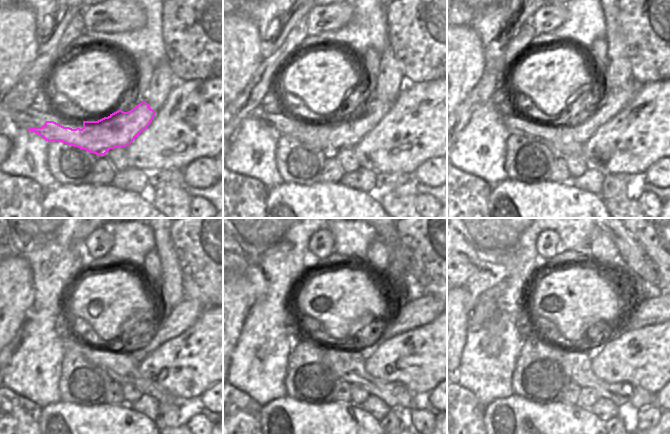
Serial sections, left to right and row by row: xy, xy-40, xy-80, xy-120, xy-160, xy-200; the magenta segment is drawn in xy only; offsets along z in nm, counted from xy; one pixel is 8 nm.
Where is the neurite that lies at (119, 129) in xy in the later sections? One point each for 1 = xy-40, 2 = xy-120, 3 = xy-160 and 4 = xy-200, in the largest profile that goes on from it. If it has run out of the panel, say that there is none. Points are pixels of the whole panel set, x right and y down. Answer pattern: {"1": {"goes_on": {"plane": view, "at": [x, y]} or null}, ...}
{"1": {"goes_on": {"plane": "xy-40", "at": [343, 131]}}, "2": {"goes_on": {"plane": "xy-120", "at": [168, 326]}}, "3": {"goes_on": {"plane": "xy-160", "at": [414, 313]}}, "4": {"goes_on": {"plane": "xy-200", "at": [636, 313]}}}

